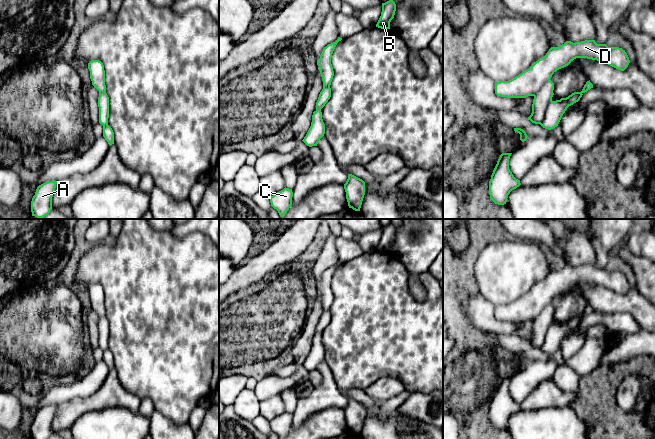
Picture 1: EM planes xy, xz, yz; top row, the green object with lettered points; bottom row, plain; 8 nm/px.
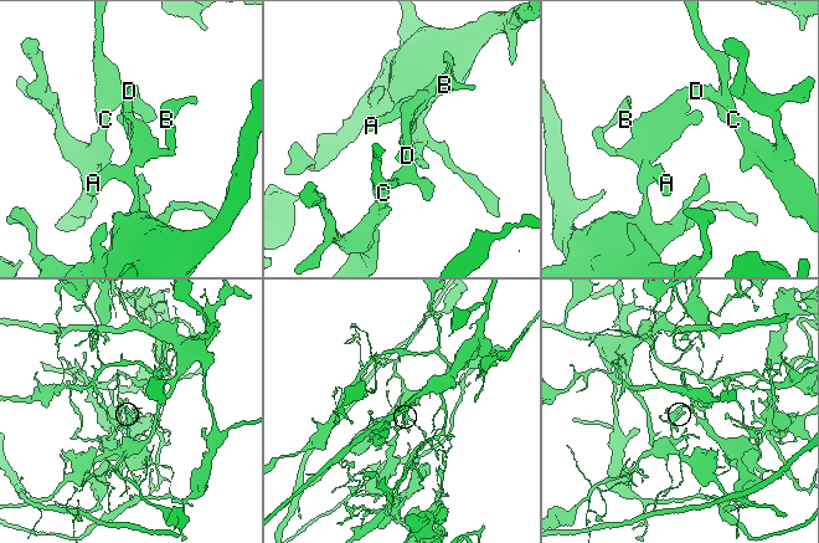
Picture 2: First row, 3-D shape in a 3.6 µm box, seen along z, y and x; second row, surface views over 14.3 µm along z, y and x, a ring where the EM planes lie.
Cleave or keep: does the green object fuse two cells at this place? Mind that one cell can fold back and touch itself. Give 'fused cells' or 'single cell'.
fused cells

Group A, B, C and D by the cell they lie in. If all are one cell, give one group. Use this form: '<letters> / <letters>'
A / B C D

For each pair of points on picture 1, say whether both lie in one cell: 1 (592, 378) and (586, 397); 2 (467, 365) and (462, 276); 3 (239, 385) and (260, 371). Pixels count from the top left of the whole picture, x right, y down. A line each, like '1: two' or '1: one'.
1: one
2: one
3: two

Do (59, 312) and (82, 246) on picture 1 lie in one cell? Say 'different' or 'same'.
same

